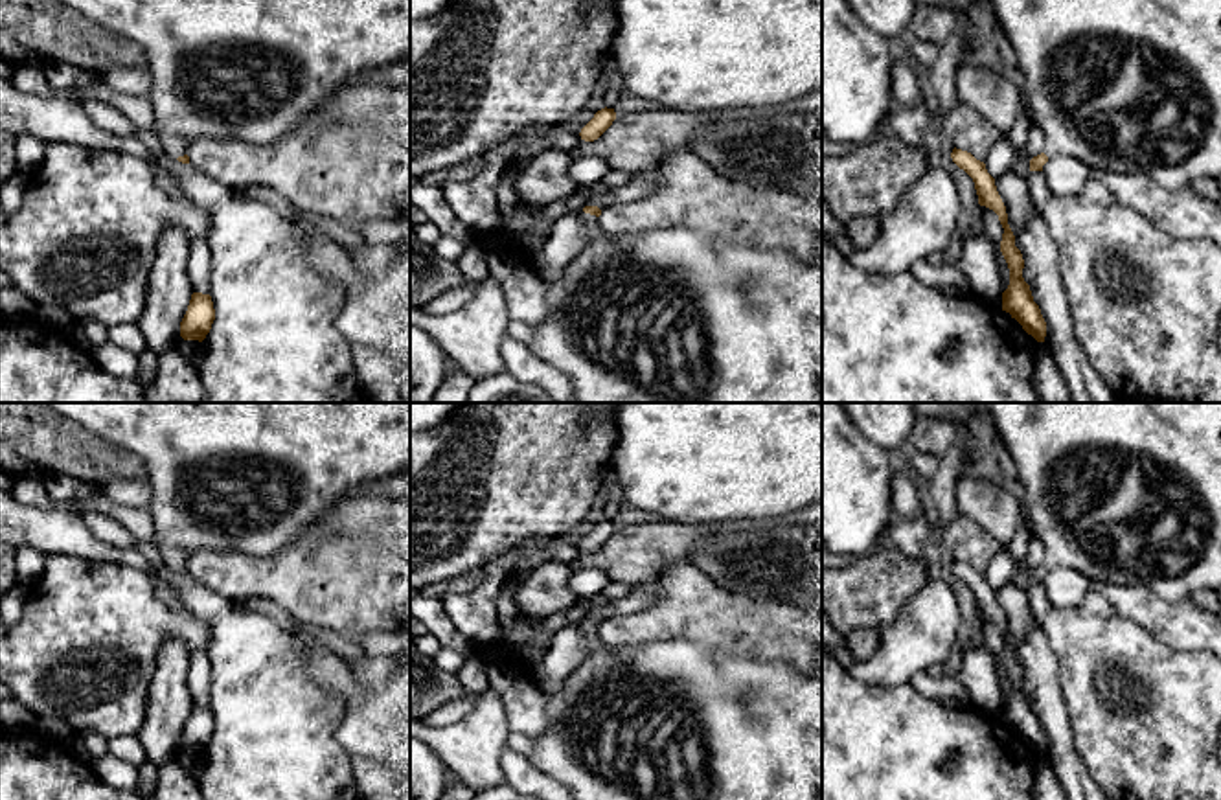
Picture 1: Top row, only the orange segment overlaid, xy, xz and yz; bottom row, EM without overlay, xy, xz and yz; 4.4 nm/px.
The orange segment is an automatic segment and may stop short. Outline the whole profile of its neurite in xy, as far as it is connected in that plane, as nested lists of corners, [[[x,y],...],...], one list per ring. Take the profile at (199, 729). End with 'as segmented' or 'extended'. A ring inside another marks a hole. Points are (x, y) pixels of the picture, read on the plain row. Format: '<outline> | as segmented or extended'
[[[193,704],[188,723],[180,734],[180,749],[184,752],[202,754],[215,732],[215,721],[210,706]]] | as segmented

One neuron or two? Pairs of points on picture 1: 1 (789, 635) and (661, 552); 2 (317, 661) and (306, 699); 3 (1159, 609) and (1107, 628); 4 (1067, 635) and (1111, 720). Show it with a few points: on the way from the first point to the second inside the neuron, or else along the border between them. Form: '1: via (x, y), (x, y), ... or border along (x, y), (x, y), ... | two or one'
1: border along (688, 561), (668, 565), (657, 576), (639, 583) | two
2: border along (295, 639), (304, 653), (308, 674), (346, 705) | two
3: border along (1098, 591), (1124, 617), (1166, 644) | two
4: via (1087, 655), (1107, 675), (1107, 699) | one

